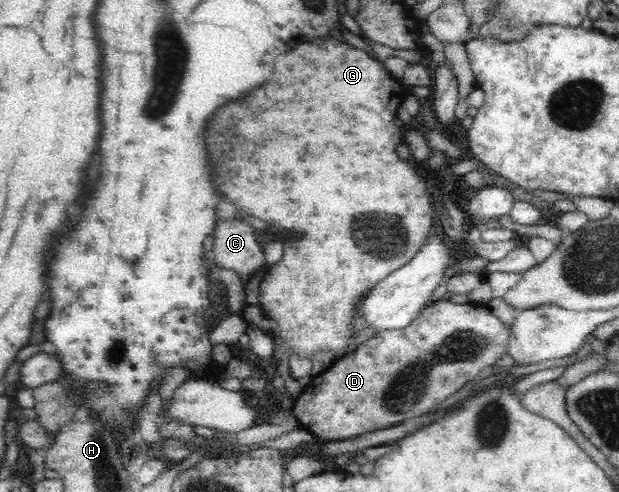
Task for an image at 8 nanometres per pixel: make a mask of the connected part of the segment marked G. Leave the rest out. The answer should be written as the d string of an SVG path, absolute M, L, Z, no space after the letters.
M334 38L298 42L292 48L294 50L290 54L280 55L276 62L276 68L270 76L270 82L264 88L260 88L256 92L256 96L248 96L242 102L228 104L226 108L220 108L212 116L206 136L208 136L208 150L210 150L212 166L218 176L214 182L216 182L218 190L222 190L222 194L226 194L238 206L241 214L262 218L264 222L268 222L270 226L276 226L280 230L296 230L296 232L302 233L300 238L288 238L288 240L282 241L283 254L280 262L276 262L276 264L264 262L262 268L245 284L244 314L240 313L239 316L247 324L246 328L254 327L266 335L270 334L274 338L274 342L276 342L276 338L282 338L288 344L290 354L296 352L298 356L312 358L314 354L320 354L326 350L342 352L344 346L350 344L352 336L356 334L350 328L350 324L354 322L352 304L356 306L370 289L384 280L384 277L411 261L413 256L416 256L416 253L424 246L427 238L436 231L432 231L434 213L432 213L430 196L426 191L425 182L414 170L410 170L410 166L401 160L394 150L402 138L402 130L398 126L394 126L396 108L405 98L402 86L388 76L386 68L380 62L374 62L362 50L355 50L346 44L340 44Z

